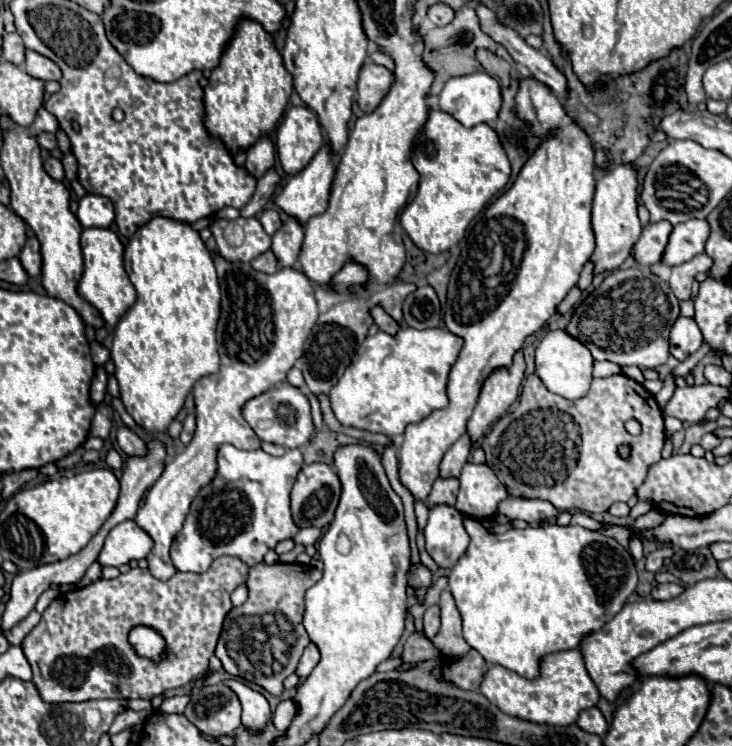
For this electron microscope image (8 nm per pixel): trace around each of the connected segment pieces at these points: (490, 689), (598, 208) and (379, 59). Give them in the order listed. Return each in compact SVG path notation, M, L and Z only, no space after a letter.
M565 650L547 654L541 658L541 674L535 680L527 680L515 672L509 672L503 666L491 664L481 682L481 694L497 704L505 714L517 716L537 724L551 724L551 726L569 726L577 720L579 712L591 708L599 700L599 690L589 678L585 670L585 662L579 650Z
M617 166L597 182L591 222L595 232L595 252L589 258L595 264L593 274L621 268L633 244L637 242L637 236L641 234L641 222L637 218L637 178L633 166Z
M375 43L370 44L369 56L374 63L382 65L391 71L394 70L395 65L393 60L386 54L383 54Z

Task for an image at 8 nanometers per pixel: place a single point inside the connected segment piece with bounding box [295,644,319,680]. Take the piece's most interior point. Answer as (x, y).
(308, 661)

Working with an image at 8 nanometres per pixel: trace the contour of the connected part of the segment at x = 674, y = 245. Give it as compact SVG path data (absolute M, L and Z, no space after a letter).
M687 220L673 228L669 244L665 250L665 264L675 266L689 262L695 254L705 252L705 242L711 236L711 226L707 220Z

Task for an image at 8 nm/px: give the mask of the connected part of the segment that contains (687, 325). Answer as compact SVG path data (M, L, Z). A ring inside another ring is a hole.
M679 318L673 328L671 328L671 336L669 336L669 344L671 344L671 354L683 362L685 358L689 358L693 352L699 350L699 346L703 344L703 334L697 326L697 322L693 318Z

